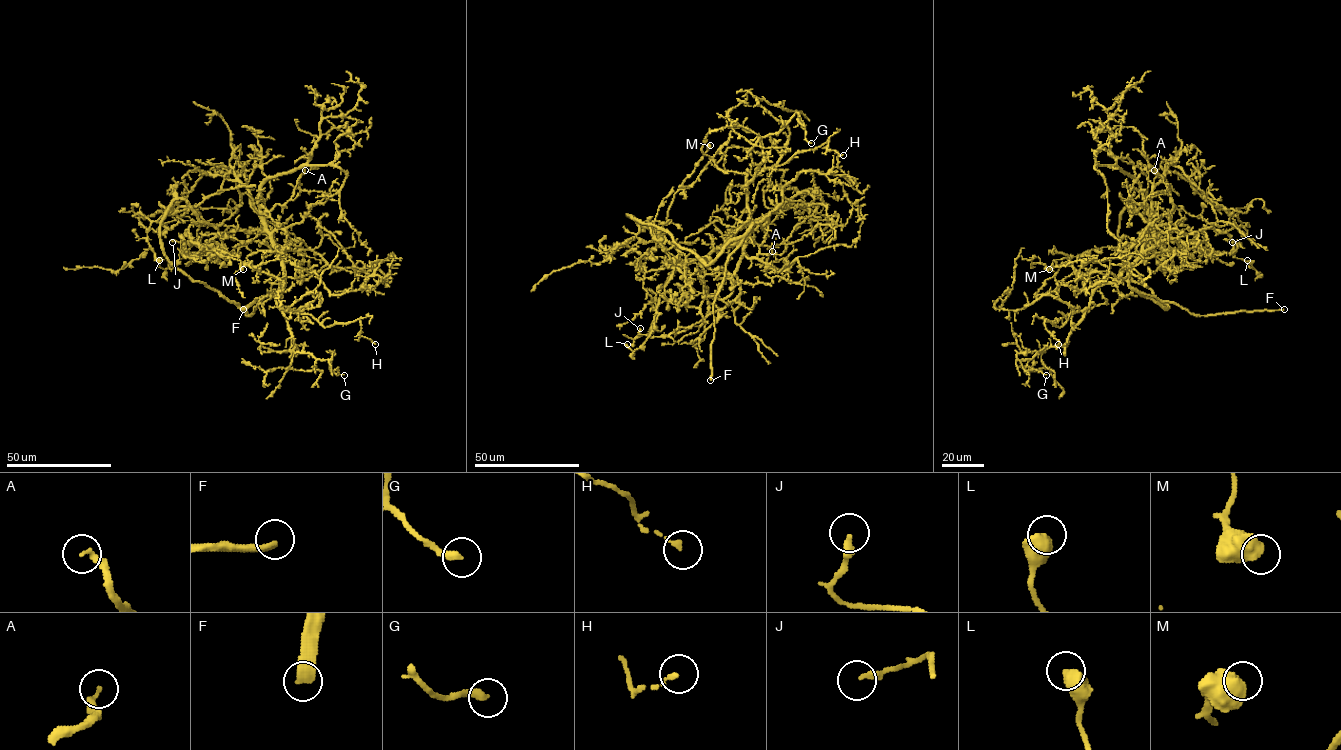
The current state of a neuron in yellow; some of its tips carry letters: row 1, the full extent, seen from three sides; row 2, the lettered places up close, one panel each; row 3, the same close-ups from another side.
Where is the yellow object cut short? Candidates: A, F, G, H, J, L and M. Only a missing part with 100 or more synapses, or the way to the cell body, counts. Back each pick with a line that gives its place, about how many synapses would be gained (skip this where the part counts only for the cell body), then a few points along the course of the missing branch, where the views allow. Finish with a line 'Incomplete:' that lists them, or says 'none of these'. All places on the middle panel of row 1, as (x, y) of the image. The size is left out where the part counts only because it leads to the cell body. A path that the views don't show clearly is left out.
F: at (710, 380); missing branch runs (710, 380), (710, 406), (700, 410)
Incomplete: F

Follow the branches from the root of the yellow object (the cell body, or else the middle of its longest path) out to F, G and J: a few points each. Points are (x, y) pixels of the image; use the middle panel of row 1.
F: (739, 259), (752, 225), (728, 258), (723, 284), (713, 305), (715, 332), (710, 380)
G: (739, 259), (752, 223), (744, 187), (763, 161), (761, 139), (777, 133), (797, 113), (805, 139), (811, 143)
J: (739, 259), (735, 273), (739, 294), (727, 306), (668, 335), (649, 337), (640, 334), (640, 328)

